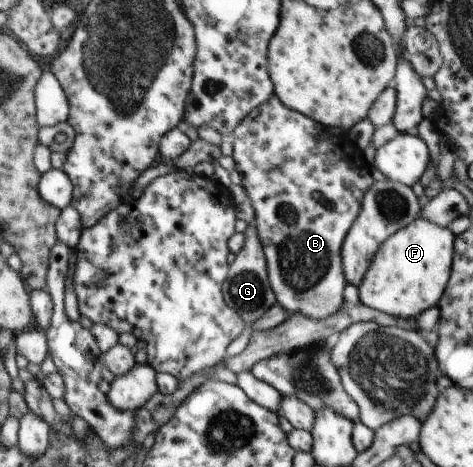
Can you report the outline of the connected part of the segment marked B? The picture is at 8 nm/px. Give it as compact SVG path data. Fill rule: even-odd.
M275 93L264 104L258 105L253 112L249 112L232 132L233 137L236 137L234 143L232 143L232 157L236 163L235 169L240 173L242 185L246 189L248 197L251 199L251 205L254 207L256 230L262 241L266 257L266 270L268 271L270 286L276 295L277 303L285 308L287 318L293 314L300 313L316 320L322 320L323 318L337 313L344 305L343 289L348 283L344 276L341 248L349 228L359 215L365 192L374 184L375 180L371 176L373 166L365 160L363 150L348 137L335 137L330 131L330 128L325 127L322 123L316 122L314 119L303 115L301 112L289 109L286 105L283 105L283 102Z

